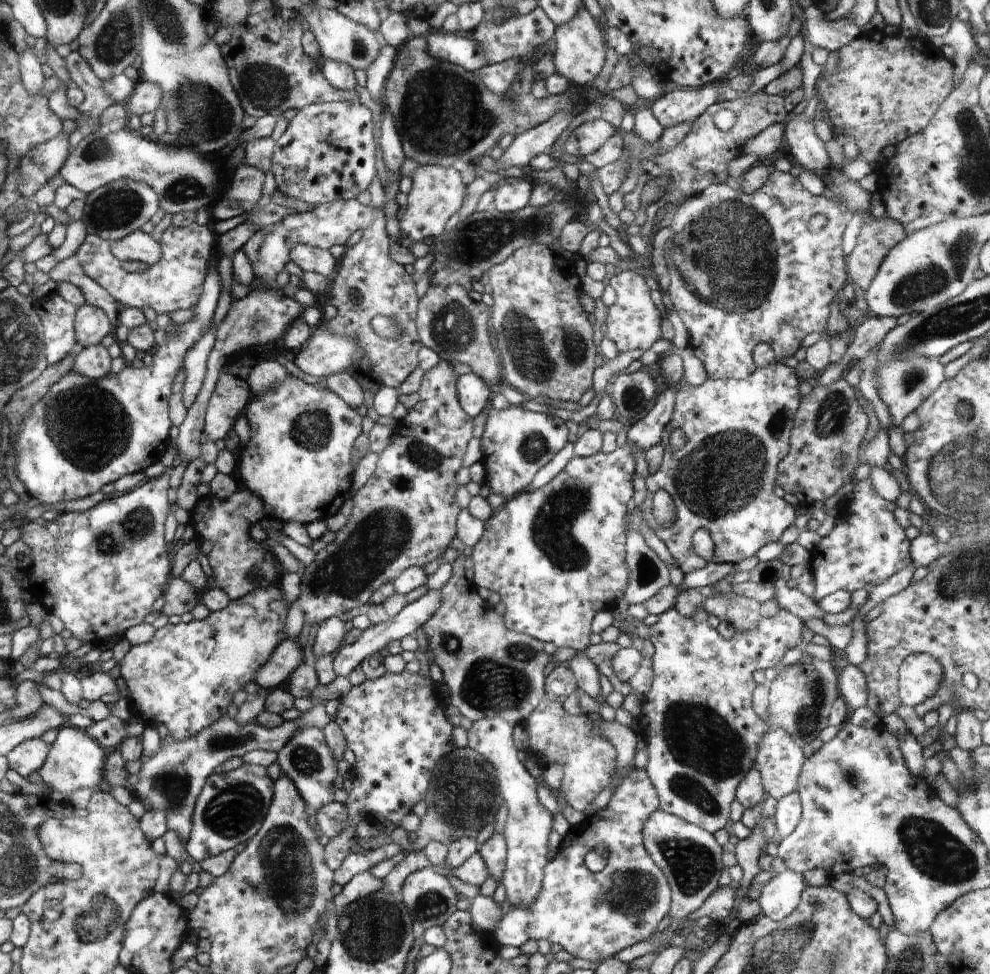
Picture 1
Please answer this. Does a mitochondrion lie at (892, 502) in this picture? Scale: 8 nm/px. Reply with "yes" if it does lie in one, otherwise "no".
no

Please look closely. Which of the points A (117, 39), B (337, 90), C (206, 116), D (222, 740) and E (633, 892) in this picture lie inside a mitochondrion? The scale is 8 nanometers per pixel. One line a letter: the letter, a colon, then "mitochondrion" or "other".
A: mitochondrion
B: other
C: mitochondrion
D: mitochondrion
E: mitochondrion

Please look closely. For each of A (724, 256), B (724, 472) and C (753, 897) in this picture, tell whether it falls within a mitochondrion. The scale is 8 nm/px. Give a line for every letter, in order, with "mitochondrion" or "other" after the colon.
A: mitochondrion
B: mitochondrion
C: other

